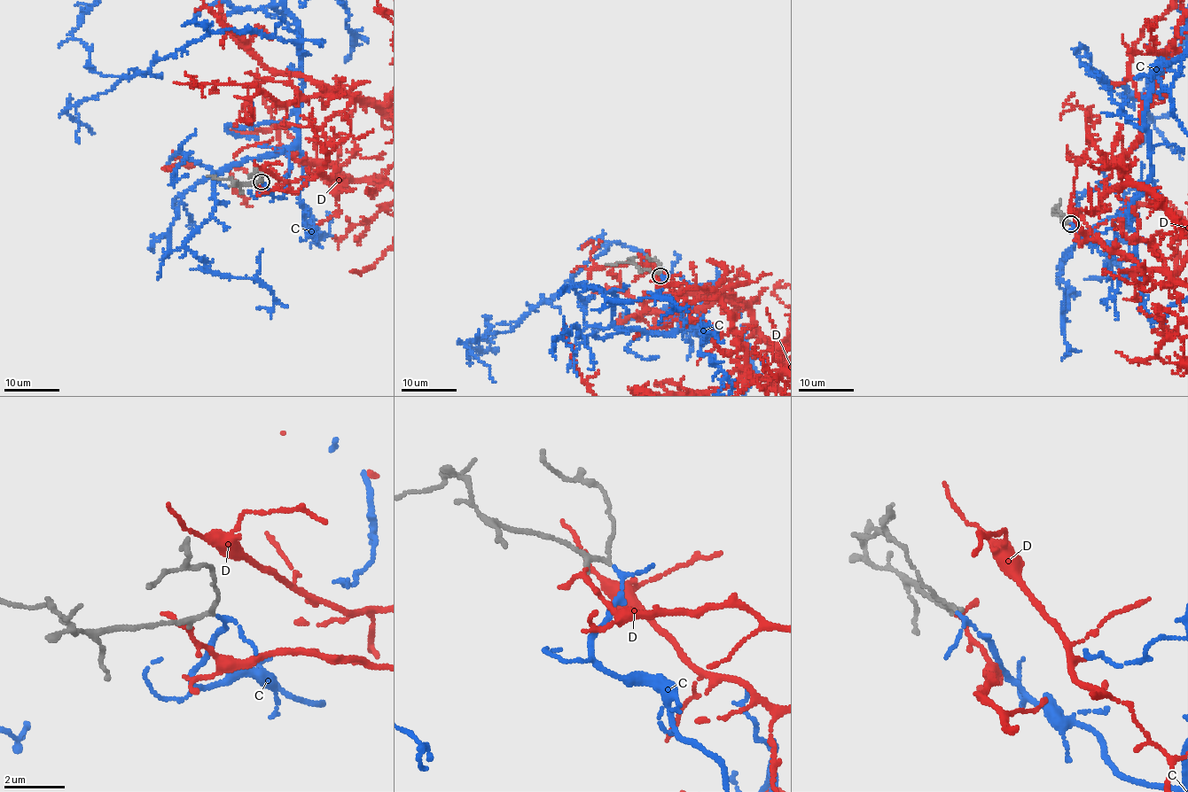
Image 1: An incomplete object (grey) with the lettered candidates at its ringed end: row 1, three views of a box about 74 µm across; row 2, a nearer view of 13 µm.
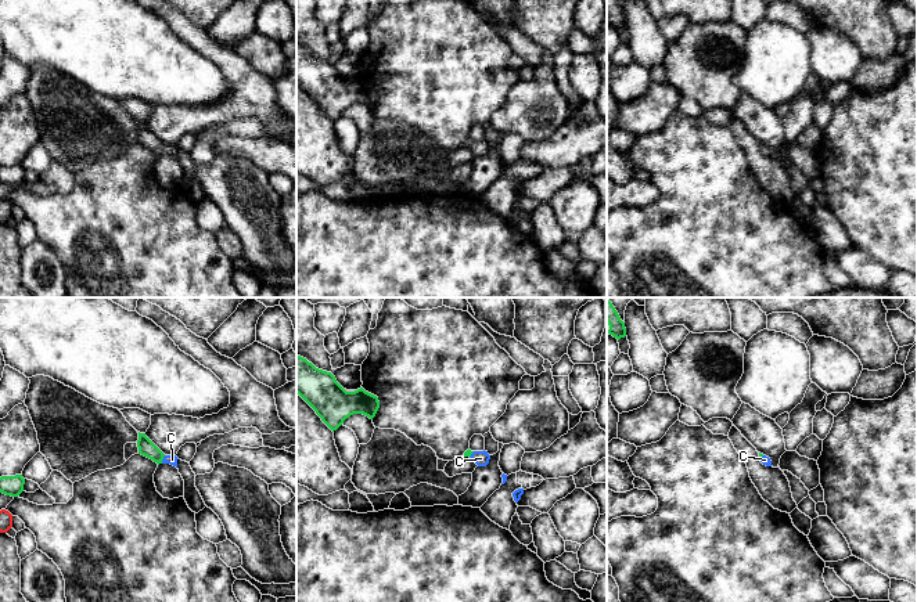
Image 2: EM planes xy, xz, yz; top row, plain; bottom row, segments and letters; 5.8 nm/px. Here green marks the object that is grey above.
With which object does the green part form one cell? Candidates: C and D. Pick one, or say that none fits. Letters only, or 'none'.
C

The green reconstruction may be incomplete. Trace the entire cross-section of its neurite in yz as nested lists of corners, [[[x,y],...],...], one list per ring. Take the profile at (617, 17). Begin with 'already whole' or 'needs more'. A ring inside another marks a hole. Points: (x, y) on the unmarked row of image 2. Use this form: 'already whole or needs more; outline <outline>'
already whole; outline [[[607,0],[607,12],[609,15],[609,25],[616,28],[618,30],[626,26],[625,12],[621,10],[616,0]]]

